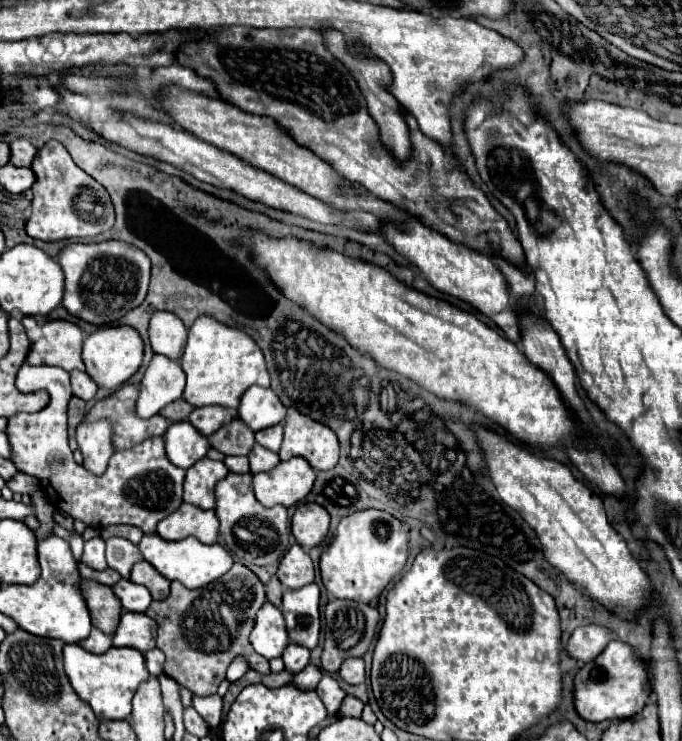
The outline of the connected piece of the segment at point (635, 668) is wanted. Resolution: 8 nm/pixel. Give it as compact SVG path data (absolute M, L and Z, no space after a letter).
M613 639L593 661L585 663L577 671L573 681L573 697L575 711L589 723L601 723L607 719L629 719L639 713L651 697L645 665L641 663L641 659L633 657L633 649L629 645Z

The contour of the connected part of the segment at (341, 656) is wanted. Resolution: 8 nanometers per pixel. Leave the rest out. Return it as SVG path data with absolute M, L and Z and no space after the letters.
M329 601L325 607L325 643L321 653L321 669L337 673L341 663L349 657L363 657L379 627L379 611L357 601Z

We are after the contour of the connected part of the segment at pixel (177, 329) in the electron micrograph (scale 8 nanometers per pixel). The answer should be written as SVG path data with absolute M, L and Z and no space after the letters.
M157 311L149 323L149 341L153 353L179 361L185 349L187 329L177 315L167 311Z

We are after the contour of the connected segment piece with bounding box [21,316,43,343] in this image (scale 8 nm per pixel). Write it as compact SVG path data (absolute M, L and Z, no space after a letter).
M23 316L21 319L21 323L23 327L25 327L26 334L29 340L32 341L32 343L43 337L43 335L35 335L35 331L38 330L37 320L35 317Z

